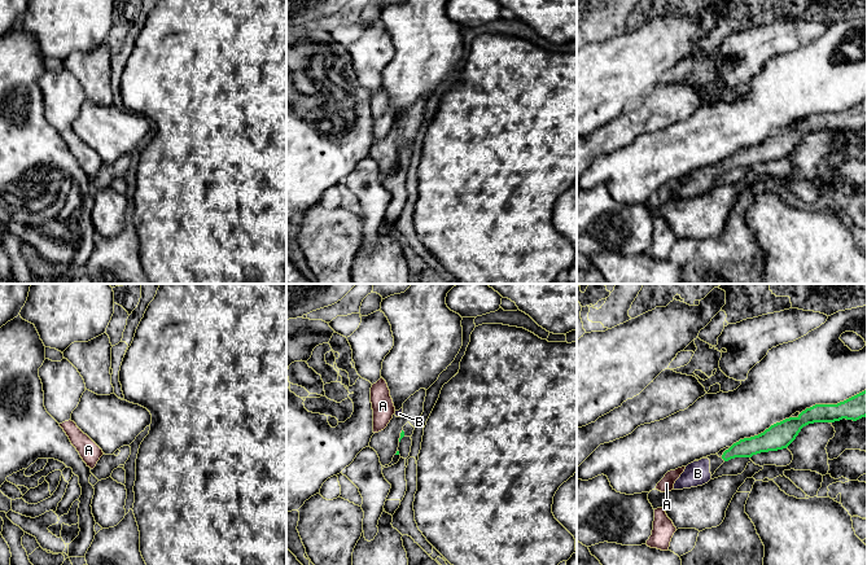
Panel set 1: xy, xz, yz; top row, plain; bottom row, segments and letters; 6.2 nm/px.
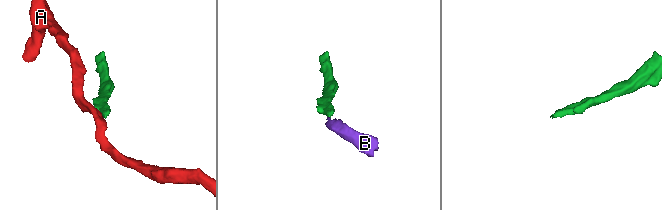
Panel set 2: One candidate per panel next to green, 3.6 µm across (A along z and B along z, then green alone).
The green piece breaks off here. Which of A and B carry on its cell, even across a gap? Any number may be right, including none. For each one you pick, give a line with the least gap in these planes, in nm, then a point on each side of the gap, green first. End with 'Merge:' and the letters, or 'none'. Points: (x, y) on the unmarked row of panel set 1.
B: 80 nm | yz (722, 167), (709, 170)
Merge: B

